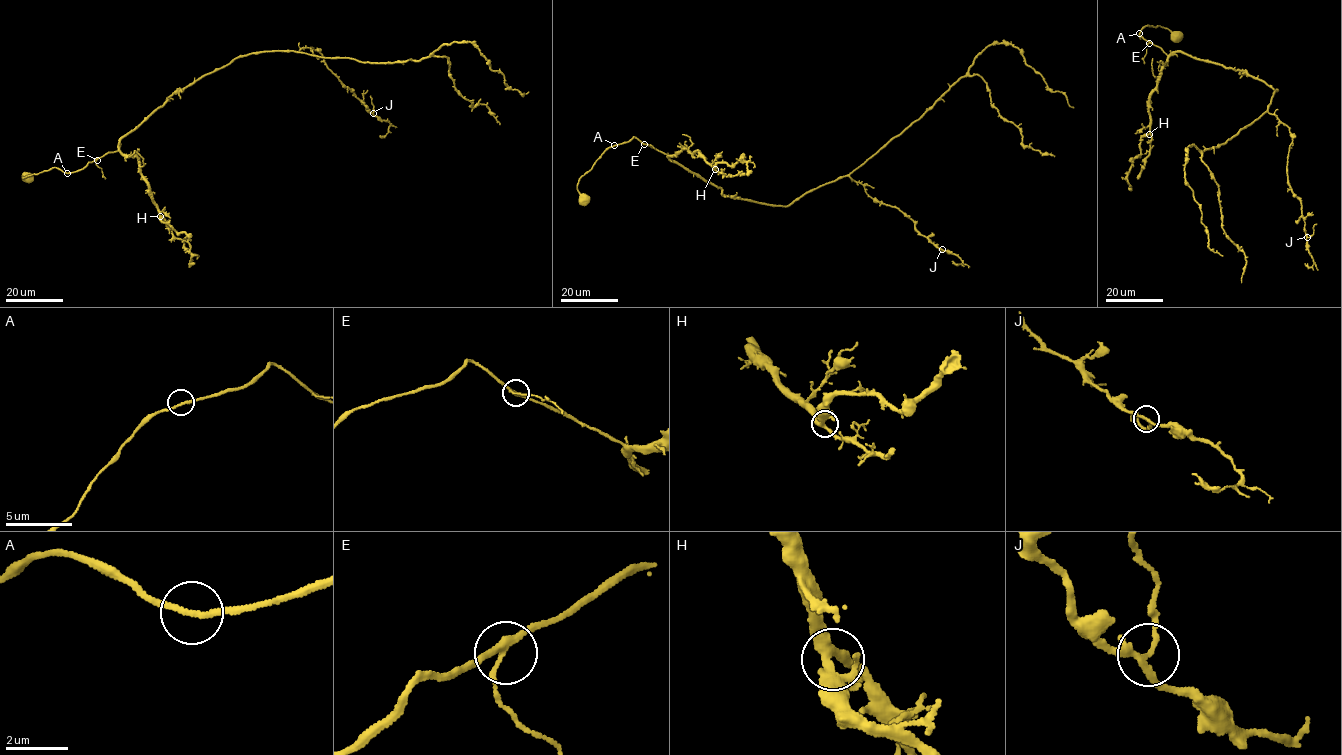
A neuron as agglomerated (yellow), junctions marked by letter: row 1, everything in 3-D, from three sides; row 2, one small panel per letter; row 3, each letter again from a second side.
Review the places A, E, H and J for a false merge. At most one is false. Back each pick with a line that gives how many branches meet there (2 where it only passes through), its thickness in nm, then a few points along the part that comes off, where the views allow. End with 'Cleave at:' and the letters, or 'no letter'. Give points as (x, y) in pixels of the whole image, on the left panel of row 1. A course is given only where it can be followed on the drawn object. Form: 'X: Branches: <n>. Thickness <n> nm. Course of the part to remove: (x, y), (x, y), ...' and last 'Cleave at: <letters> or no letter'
Cleave at: no letter

